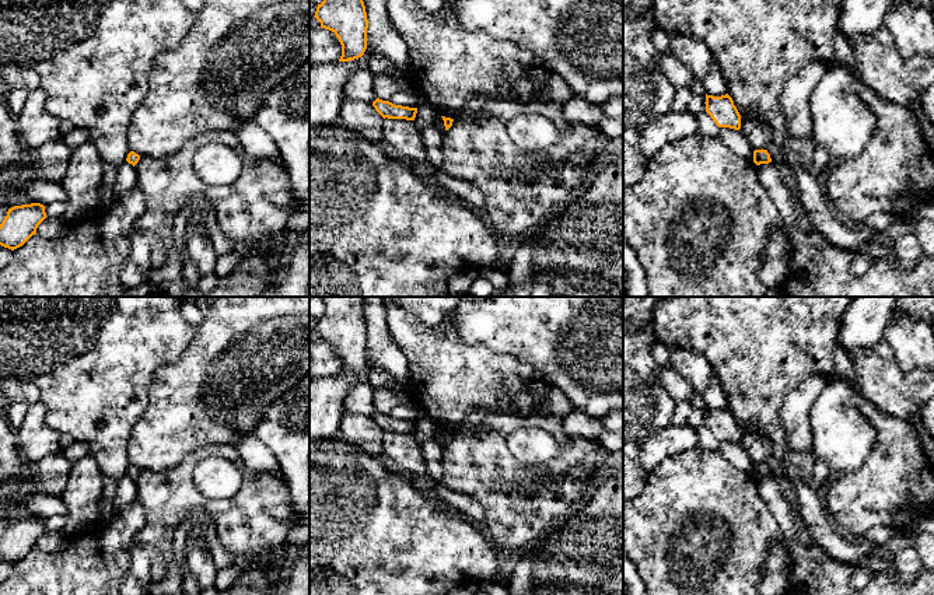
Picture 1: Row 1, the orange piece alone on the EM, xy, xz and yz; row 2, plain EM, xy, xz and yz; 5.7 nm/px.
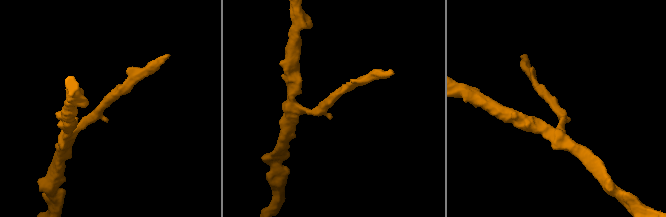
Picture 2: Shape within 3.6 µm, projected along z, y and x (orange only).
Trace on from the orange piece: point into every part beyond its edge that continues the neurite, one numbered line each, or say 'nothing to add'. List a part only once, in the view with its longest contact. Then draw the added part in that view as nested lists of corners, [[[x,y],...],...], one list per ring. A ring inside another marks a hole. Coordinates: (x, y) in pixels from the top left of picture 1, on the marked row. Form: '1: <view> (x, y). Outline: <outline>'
nothing to add

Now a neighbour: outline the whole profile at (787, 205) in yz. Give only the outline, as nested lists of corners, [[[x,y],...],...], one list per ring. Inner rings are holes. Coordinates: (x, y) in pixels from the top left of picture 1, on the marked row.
[[[773,162],[760,164],[758,165],[758,174],[787,228],[794,230],[798,224],[798,200],[781,179],[777,167]]]

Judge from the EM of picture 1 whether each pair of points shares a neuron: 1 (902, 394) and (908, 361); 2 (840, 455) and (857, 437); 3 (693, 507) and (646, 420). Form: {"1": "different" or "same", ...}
{"1": "different", "2": "same", "3": "different"}

